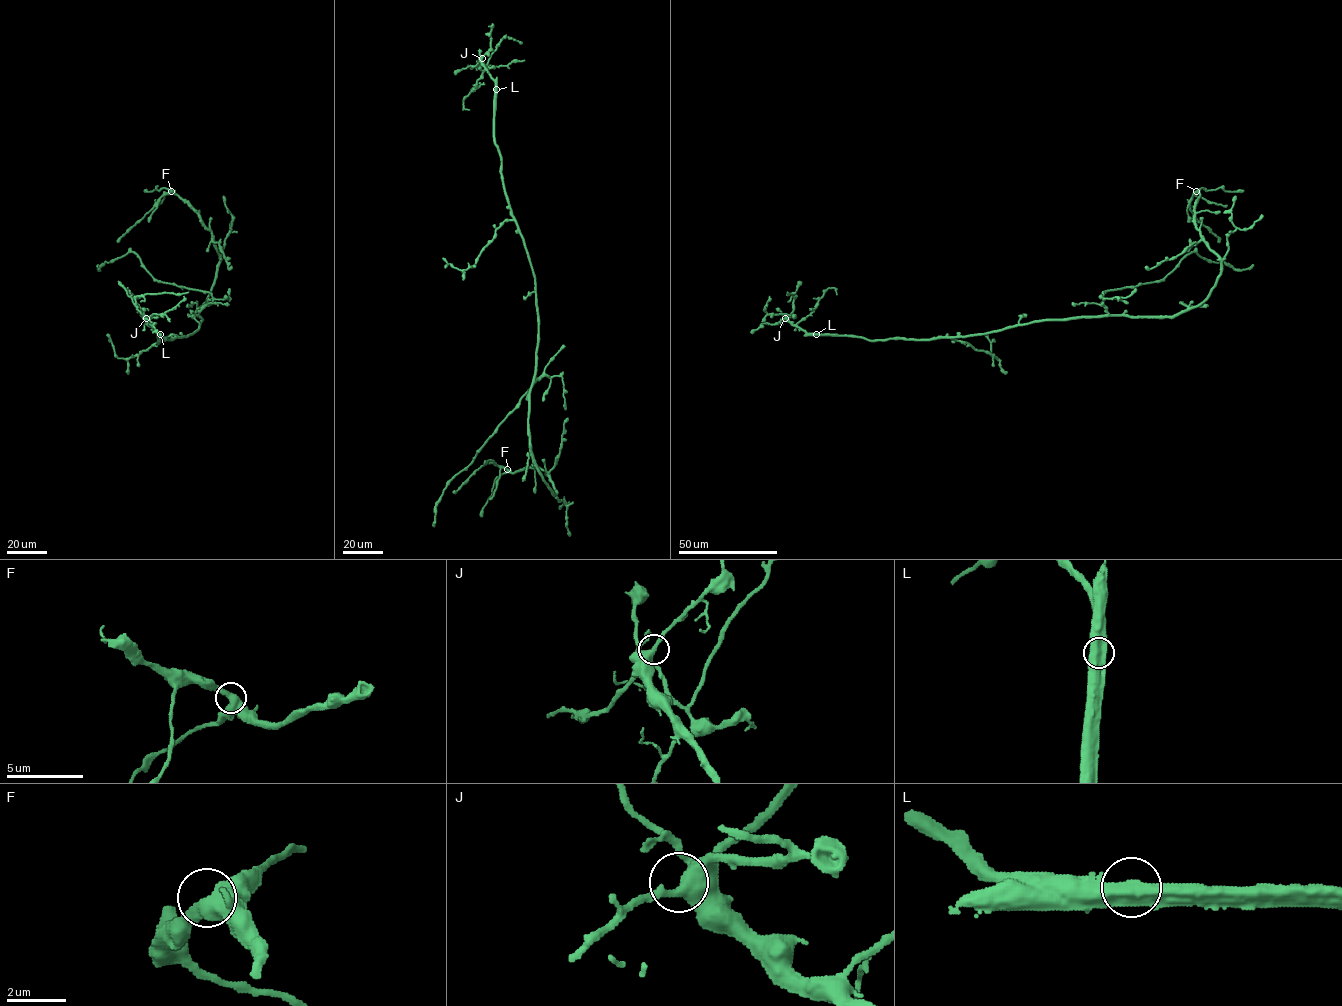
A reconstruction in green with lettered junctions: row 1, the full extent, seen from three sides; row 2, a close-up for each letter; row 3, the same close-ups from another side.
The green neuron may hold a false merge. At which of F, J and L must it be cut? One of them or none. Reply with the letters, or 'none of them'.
L

